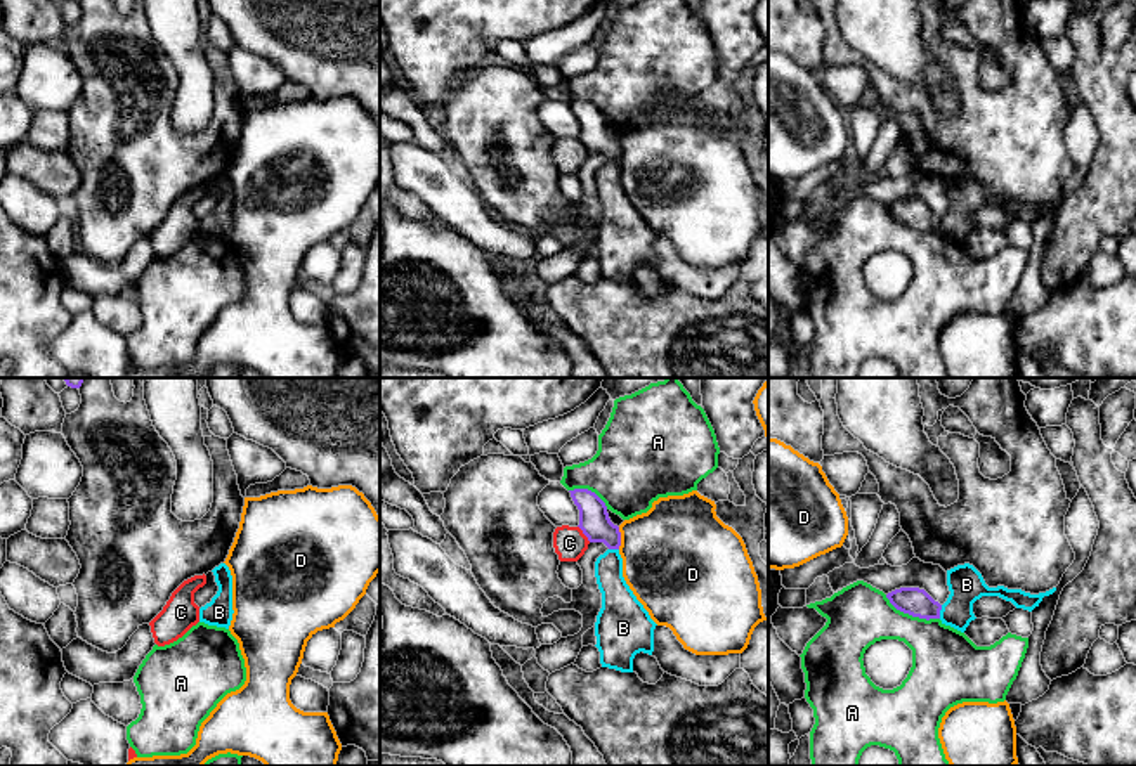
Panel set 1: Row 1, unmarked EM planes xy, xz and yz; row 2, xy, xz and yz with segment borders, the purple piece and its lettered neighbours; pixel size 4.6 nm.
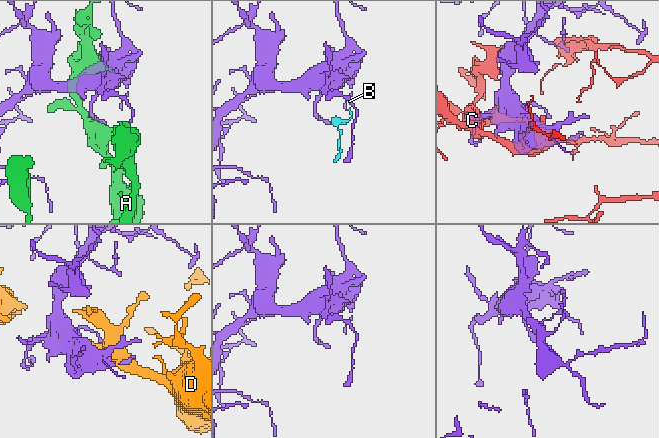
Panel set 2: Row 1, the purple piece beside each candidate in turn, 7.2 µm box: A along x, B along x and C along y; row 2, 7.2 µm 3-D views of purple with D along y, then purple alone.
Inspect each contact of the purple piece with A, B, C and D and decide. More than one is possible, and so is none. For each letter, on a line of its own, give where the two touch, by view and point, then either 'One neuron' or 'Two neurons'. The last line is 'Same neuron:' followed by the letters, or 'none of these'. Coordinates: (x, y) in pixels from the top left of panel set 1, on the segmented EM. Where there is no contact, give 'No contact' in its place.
A: Touches purple at yz (911, 614). Two neurons
B: Touches purple at yz (939, 612). Two neurons
C: Touches purple at xz (583, 532). Two neurons
D: Touches purple at xz (620, 538). Two neurons
Same neuron: none of these

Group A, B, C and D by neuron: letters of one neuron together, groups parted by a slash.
A / B / C / D

